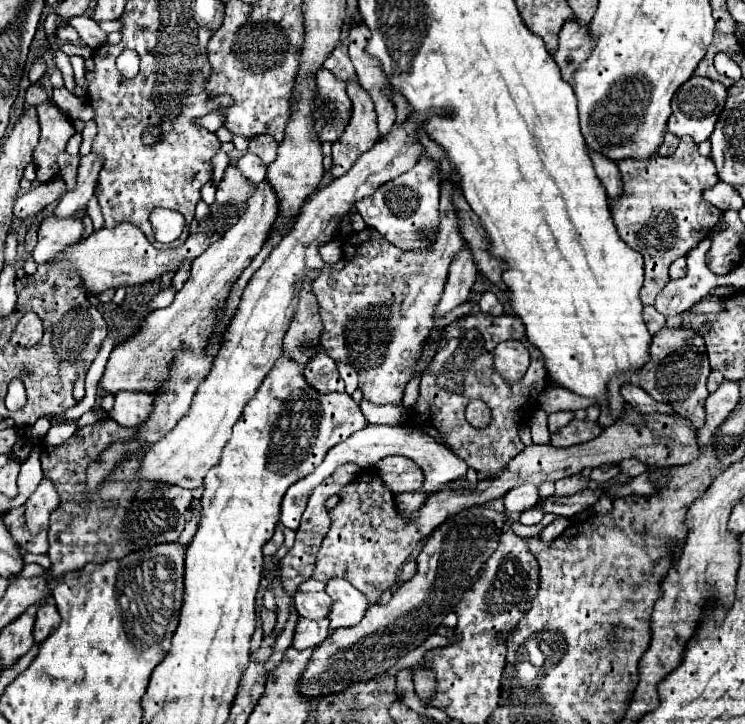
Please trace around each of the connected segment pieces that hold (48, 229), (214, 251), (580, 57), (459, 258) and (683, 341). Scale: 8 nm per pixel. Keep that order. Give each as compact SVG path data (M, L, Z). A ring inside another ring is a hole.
M46 216L38 228L38 244L34 250L34 262L44 264L50 254L64 250L66 246L78 242L82 236L82 222L76 218L54 218Z
M260 182L246 204L246 214L220 238L214 242L204 254L200 254L192 262L190 278L184 288L174 296L174 302L162 310L154 310L140 324L140 330L118 344L106 364L106 370L98 382L98 388L116 394L120 390L130 392L146 392L154 394L158 390L158 378L166 378L166 366L170 366L170 358L174 358L174 350L178 346L190 346L190 350L198 350L202 346L202 334L210 330L210 310L226 298L230 292L230 282L236 282L240 274L248 268L252 258L262 250L268 230L278 216L278 198L268 182Z
M576 18L562 26L560 48L554 52L554 62L560 66L562 74L574 74L574 70L590 56L590 50L594 50L594 38L590 38L586 30L590 30L590 26L582 26Z
M466 246L456 254L454 262L450 264L450 272L448 272L448 282L446 282L446 290L436 306L436 320L440 320L446 312L450 312L452 308L464 304L468 300L470 288L476 282L478 276L478 268L474 266L474 258L470 254L470 250L466 250Z
M662 328L654 334L650 344L650 360L638 372L638 386L644 388L654 400L668 404L674 414L686 418L690 426L704 426L704 402L708 398L706 378L710 374L704 340L692 330Z

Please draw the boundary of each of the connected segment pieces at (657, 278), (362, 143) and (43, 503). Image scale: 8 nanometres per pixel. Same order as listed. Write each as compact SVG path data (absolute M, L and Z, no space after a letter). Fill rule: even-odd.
M682 136L678 148L670 156L654 154L646 162L626 158L618 162L622 172L624 192L618 200L610 202L614 224L620 238L644 256L644 286L640 290L642 304L654 304L656 294L670 282L670 264L686 256L698 246L720 218L720 210L708 206L702 198L702 190L718 182L718 172L712 158L698 152L698 144L692 138Z
M348 82L346 90L352 102L352 118L342 138L336 144L332 144L330 174L334 178L346 174L354 166L354 162L380 140L376 110L370 94L362 90L360 82Z
M42 480L36 492L23 507L8 512L6 524L22 550L32 554L46 554L48 550L48 518L60 504L60 496L50 480Z

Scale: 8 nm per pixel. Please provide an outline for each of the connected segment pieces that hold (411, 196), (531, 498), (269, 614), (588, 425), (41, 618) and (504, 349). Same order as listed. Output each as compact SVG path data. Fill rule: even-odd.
M422 158L412 170L386 182L378 188L372 196L360 200L356 204L358 214L364 218L366 226L378 230L388 242L392 242L400 250L424 250L428 248L438 230L440 214L438 214L438 200L440 200L440 164Z
M522 484L522 486L510 490L510 492L504 496L506 512L512 514L512 516L522 514L522 512L528 510L530 506L534 506L536 502L538 502L538 490L536 490L534 484Z
M260 608L260 620L262 620L262 632L264 636L270 636L272 630L274 630L274 624L276 624L276 614L268 608Z
M572 420L562 430L550 434L550 444L556 446L556 448L570 448L574 444L582 444L582 442L588 442L588 440L596 438L598 434L602 434L602 430L604 428L598 426L598 422Z
M38 608L36 612L36 624L34 624L34 640L40 644L50 636L50 630L58 626L60 614L56 608Z
M502 342L494 350L494 366L506 380L520 380L528 364L528 350L522 346L522 342Z

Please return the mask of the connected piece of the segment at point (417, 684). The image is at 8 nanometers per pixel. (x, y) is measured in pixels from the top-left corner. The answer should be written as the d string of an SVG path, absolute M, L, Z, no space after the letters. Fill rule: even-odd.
M426 666L414 670L414 688L416 688L418 698L420 698L424 704L430 704L430 698L434 696L434 686L436 686L434 674L432 674Z

